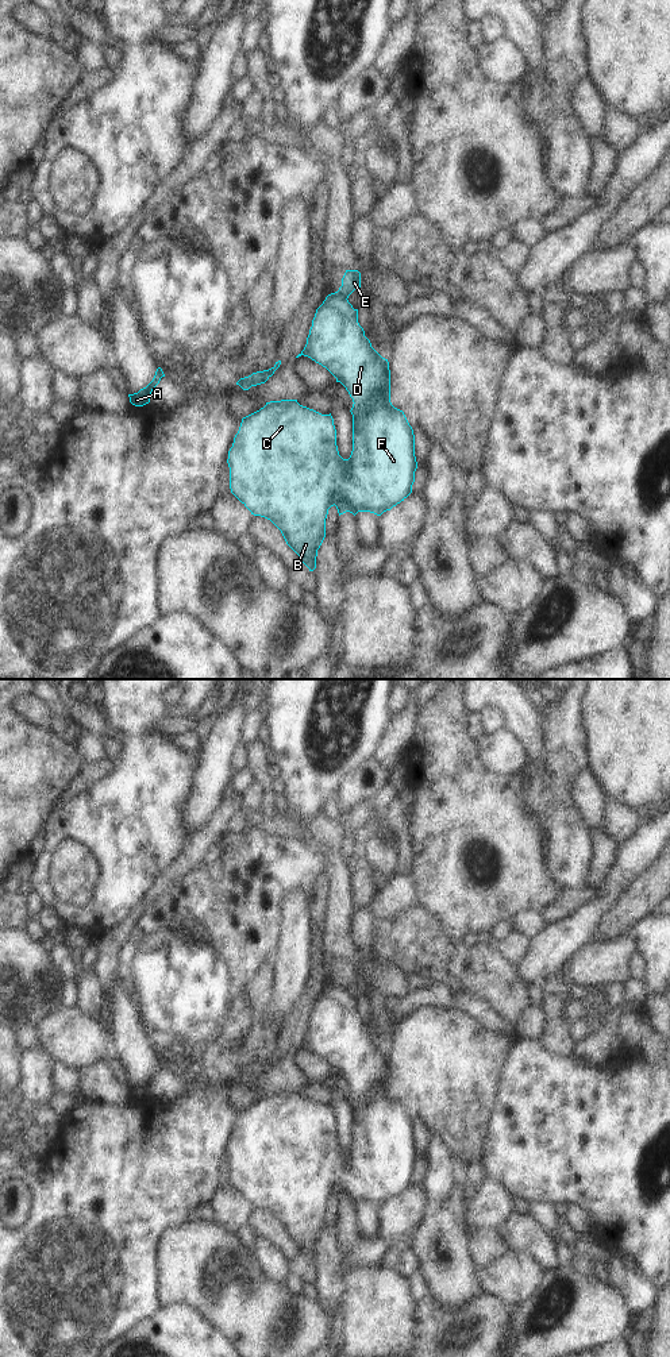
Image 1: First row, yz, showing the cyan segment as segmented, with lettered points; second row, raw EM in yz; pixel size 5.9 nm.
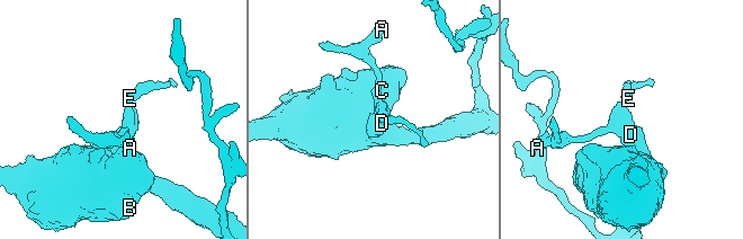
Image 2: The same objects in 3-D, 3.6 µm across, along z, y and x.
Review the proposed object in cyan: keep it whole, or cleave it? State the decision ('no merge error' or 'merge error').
merge error

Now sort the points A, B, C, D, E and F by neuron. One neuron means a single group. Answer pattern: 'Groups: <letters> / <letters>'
Groups: A B C D F / E

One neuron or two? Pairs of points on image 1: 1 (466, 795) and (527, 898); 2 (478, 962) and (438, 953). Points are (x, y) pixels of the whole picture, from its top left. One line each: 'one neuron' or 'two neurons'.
1: one neuron
2: two neurons

